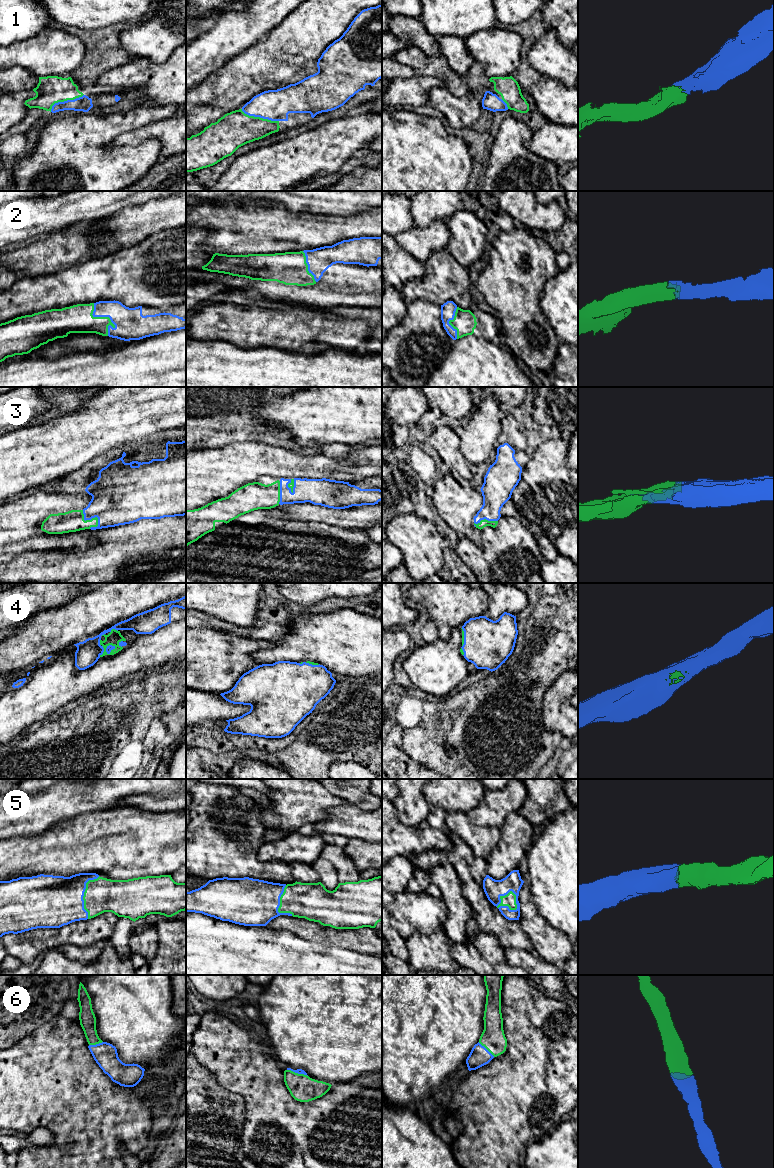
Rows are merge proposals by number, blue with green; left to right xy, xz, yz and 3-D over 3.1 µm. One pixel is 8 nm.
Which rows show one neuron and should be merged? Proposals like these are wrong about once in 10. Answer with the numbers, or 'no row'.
1, 2, 3, 4, 5, 6

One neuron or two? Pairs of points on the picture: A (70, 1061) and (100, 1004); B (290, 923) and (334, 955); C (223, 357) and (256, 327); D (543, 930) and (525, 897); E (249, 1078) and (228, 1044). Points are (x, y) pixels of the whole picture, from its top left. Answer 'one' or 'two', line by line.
A: two
B: two
C: two
D: one
E: one

